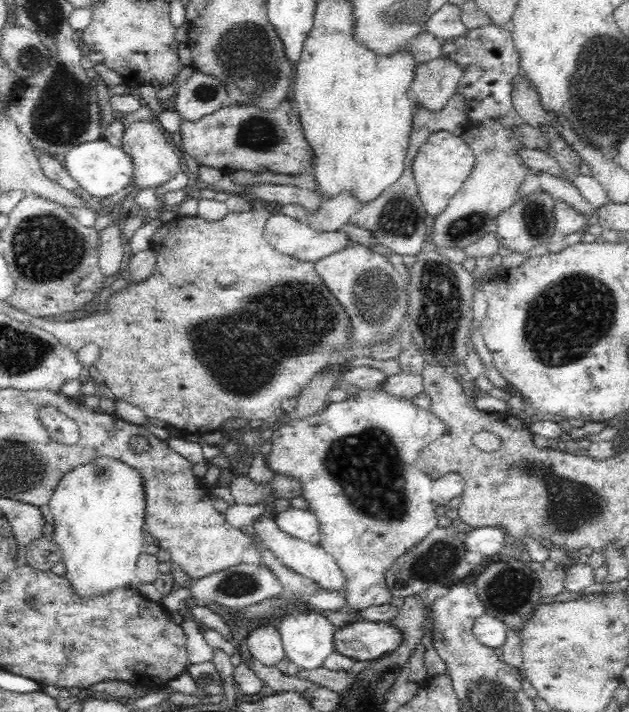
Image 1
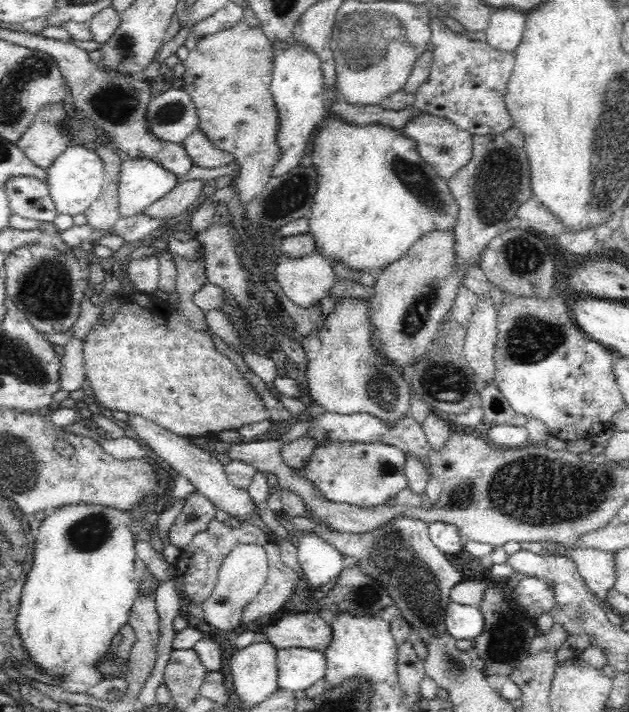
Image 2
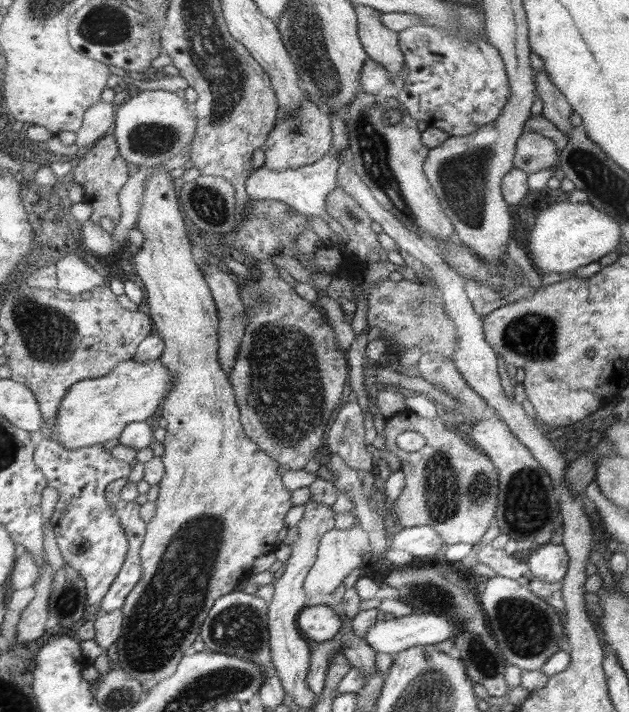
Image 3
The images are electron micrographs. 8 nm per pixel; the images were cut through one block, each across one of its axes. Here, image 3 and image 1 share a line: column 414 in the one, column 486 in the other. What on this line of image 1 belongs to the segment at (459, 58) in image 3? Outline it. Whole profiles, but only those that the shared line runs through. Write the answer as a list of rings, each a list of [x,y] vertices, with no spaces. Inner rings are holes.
[[[494,24],[494,26],[472,30],[464,34],[464,38],[444,44],[442,56],[454,60],[464,70],[464,78],[460,80],[458,92],[466,98],[466,110],[468,110],[470,120],[504,116],[506,112],[512,114],[514,110],[510,102],[512,86],[508,78],[522,74],[522,60],[520,60],[520,52],[514,46],[512,32],[508,26],[502,28]]]

